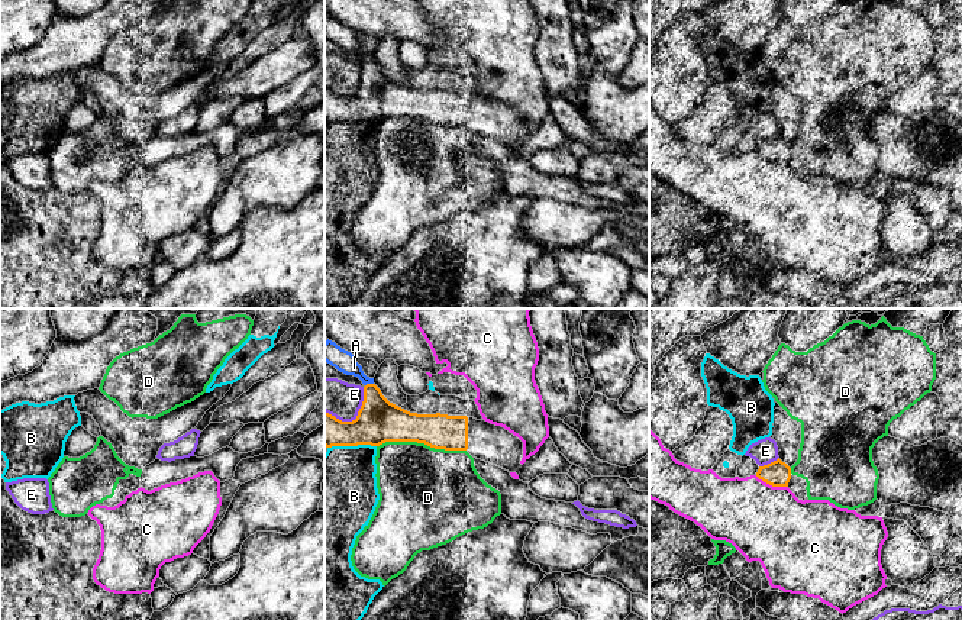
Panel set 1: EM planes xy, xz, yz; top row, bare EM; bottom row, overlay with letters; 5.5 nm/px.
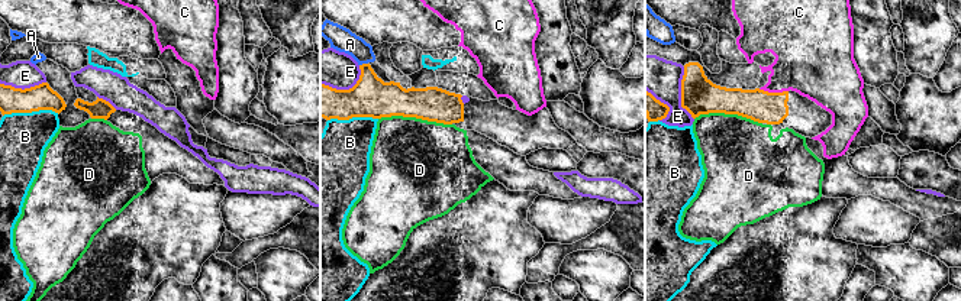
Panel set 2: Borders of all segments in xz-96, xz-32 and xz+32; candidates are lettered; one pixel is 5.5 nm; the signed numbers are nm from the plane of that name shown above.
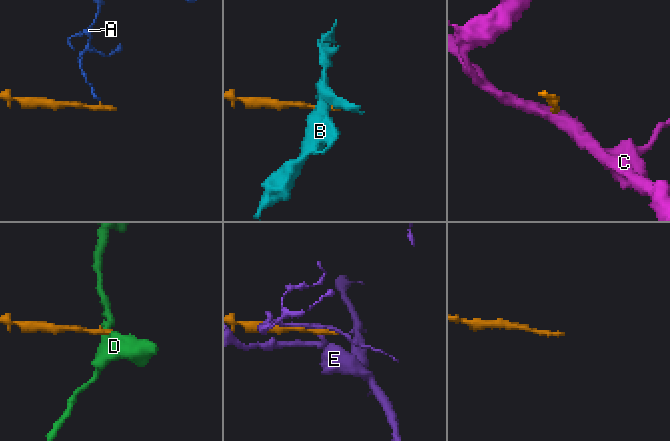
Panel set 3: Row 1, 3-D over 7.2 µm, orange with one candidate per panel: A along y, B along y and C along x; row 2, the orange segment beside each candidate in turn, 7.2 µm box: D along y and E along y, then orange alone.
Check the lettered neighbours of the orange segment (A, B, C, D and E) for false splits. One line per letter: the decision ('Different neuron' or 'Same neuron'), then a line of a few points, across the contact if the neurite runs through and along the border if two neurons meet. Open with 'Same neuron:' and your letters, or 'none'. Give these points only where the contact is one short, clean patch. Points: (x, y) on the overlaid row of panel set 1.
Same neuron: none
A: Different neuron. Line: xz (373, 383), (365, 386)
B: Different neuron. Line: xz (375, 445), (332, 445), (328, 448)
C: Different neuron
D: Different neuron
E: Different neuron

